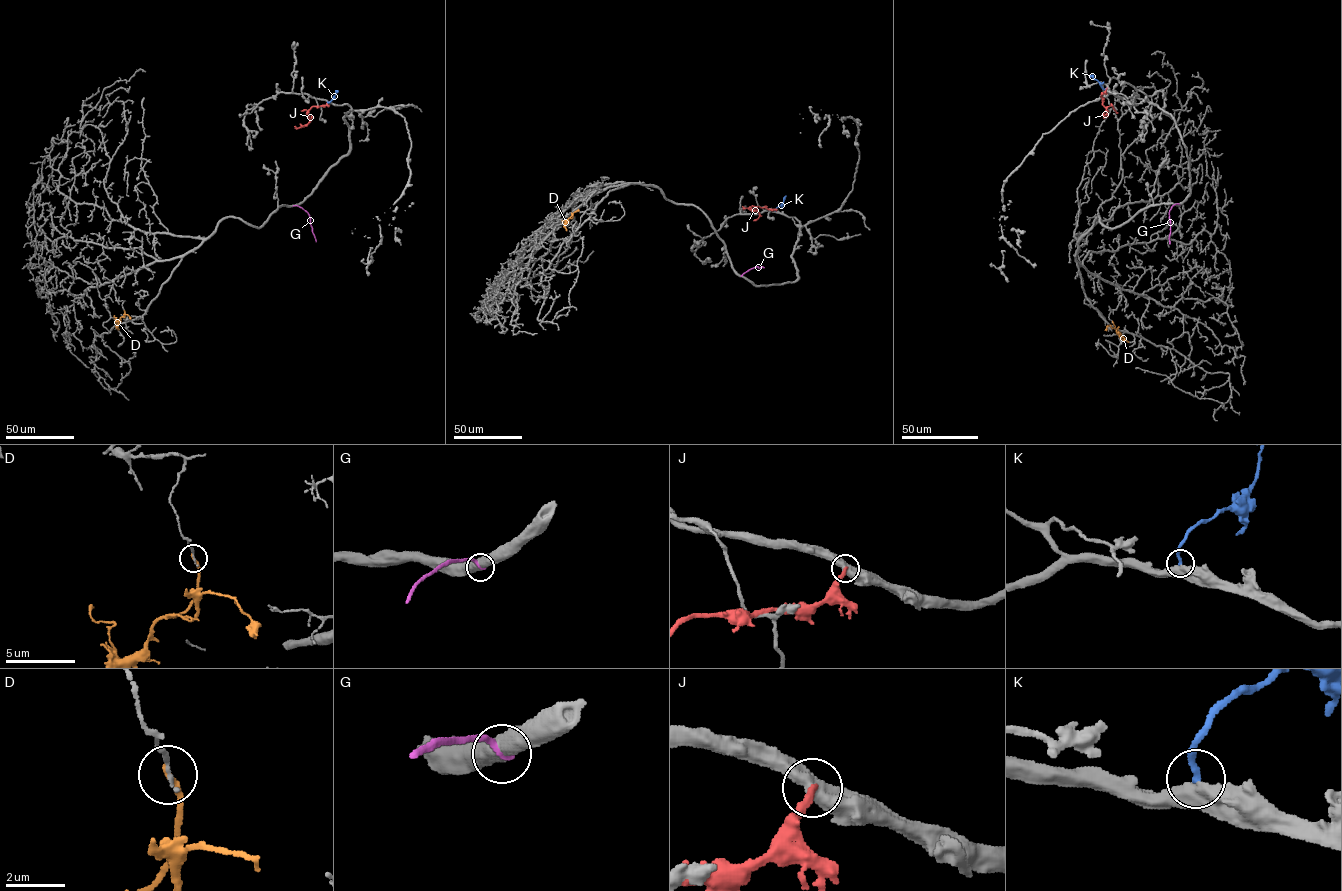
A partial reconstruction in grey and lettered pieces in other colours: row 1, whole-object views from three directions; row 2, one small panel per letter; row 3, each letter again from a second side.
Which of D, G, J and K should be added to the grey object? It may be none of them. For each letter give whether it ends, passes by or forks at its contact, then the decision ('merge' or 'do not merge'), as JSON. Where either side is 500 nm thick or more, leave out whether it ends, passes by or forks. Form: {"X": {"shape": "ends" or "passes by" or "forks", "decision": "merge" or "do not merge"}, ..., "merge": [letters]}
{"D": {"shape": "ends", "decision": "do not merge"}, "G": {"decision": "do not merge"}, "J": {"decision": "do not merge"}, "K": {"shape": "ends", "decision": "merge"}, "merge": ["K"]}

